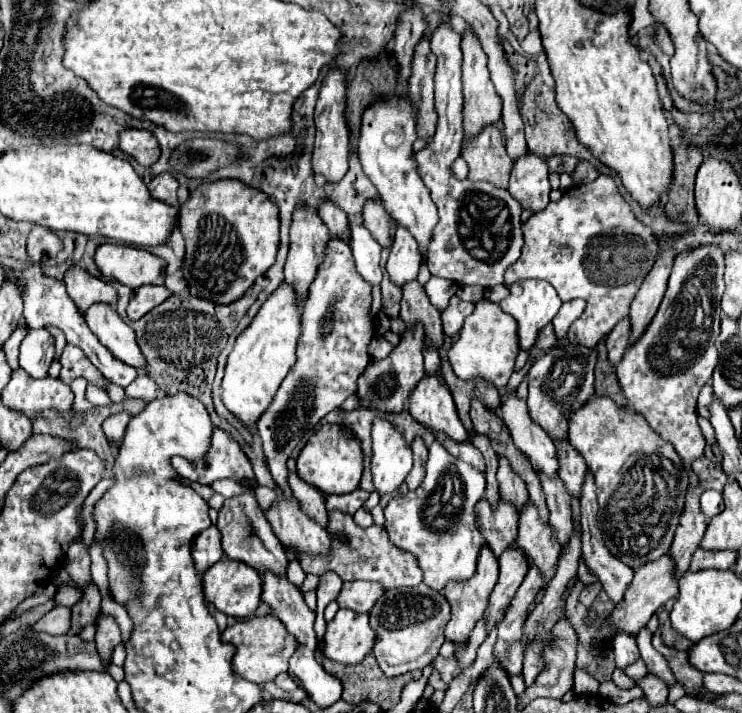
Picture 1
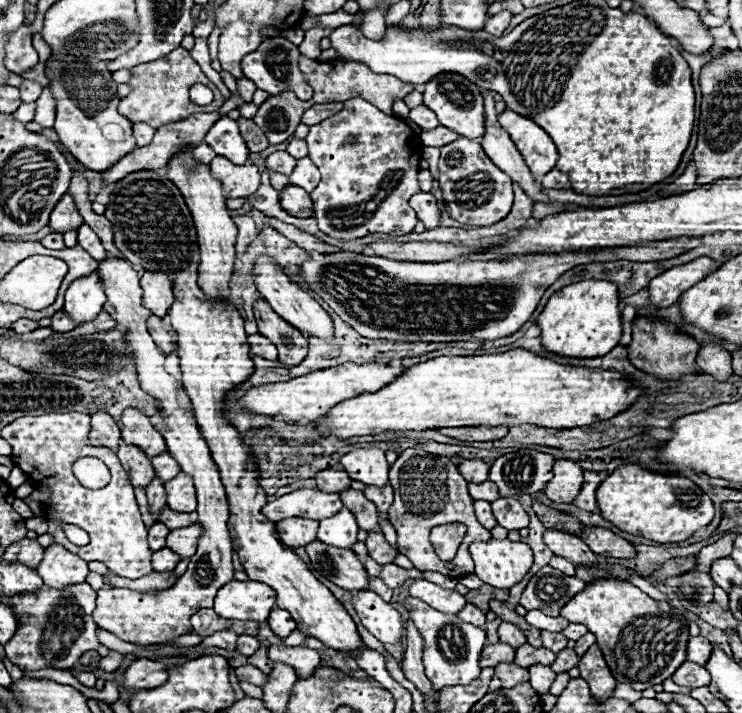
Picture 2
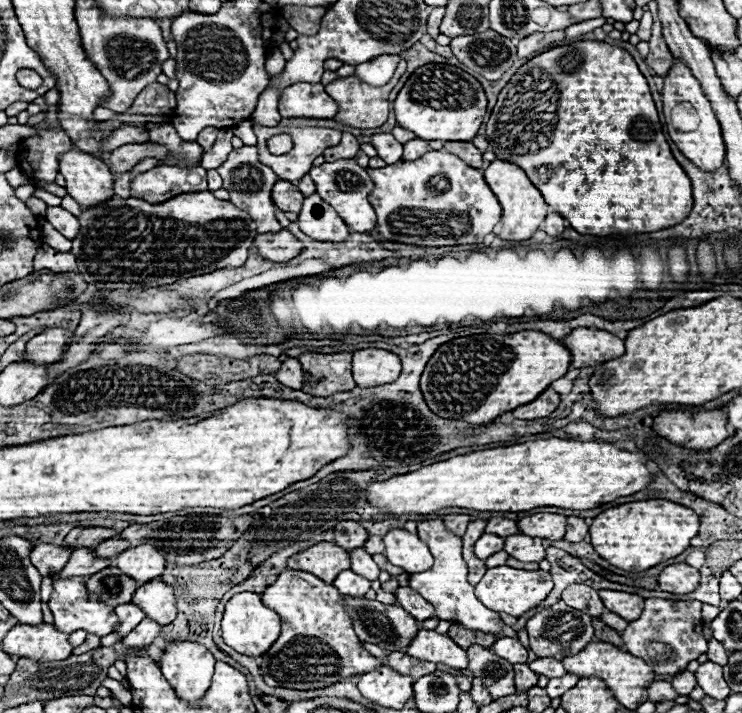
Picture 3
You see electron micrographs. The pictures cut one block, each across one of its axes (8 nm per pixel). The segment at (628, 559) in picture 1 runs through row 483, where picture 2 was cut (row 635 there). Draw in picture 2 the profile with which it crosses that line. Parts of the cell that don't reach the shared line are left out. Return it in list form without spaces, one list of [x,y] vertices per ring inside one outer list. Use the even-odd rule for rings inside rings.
[[[596,580],[576,594],[564,608],[562,618],[584,624],[598,638],[606,664],[618,682],[642,692],[670,678],[686,660],[688,620],[676,616],[666,604],[652,600],[640,588],[622,580]]]

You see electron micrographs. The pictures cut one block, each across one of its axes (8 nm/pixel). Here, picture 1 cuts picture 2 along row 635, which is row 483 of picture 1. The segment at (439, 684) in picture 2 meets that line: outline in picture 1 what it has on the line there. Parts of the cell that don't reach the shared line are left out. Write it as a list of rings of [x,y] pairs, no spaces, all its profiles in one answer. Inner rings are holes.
[[[432,442],[428,450],[430,456],[422,486],[386,504],[386,532],[394,546],[416,556],[424,584],[432,590],[444,590],[448,582],[464,582],[476,570],[484,538],[476,528],[474,506],[484,496],[486,480],[476,468],[452,458],[440,442]]]

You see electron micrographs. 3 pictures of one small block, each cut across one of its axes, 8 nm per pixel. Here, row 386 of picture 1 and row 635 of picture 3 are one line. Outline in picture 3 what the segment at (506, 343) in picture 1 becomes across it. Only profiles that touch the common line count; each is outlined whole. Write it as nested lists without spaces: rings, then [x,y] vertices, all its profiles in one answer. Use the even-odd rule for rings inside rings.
[[[432,518],[432,520],[420,520],[418,522],[418,536],[422,542],[428,544],[434,556],[434,566],[430,570],[424,570],[420,574],[410,576],[410,586],[422,594],[434,608],[436,608],[436,618],[438,620],[448,620],[452,624],[462,624],[468,630],[480,630],[480,632],[492,632],[498,638],[502,634],[502,620],[498,618],[496,612],[488,610],[474,594],[474,586],[468,584],[468,568],[462,558],[462,538],[452,534],[442,518]]]

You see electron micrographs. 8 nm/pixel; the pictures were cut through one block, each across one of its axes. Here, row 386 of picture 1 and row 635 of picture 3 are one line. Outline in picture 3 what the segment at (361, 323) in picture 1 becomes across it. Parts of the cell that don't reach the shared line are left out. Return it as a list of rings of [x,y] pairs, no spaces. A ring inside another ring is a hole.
[[[284,570],[278,574],[276,582],[266,588],[262,594],[262,602],[272,608],[280,620],[282,620],[282,632],[278,640],[260,656],[260,672],[264,676],[264,682],[268,686],[280,686],[280,688],[294,688],[294,690],[310,690],[310,688],[324,688],[334,682],[340,682],[342,678],[362,674],[368,670],[376,670],[382,662],[374,656],[370,656],[360,644],[358,636],[354,634],[352,620],[348,620],[348,614],[342,608],[342,594],[326,582],[320,582],[320,578],[302,572],[302,570]]]

